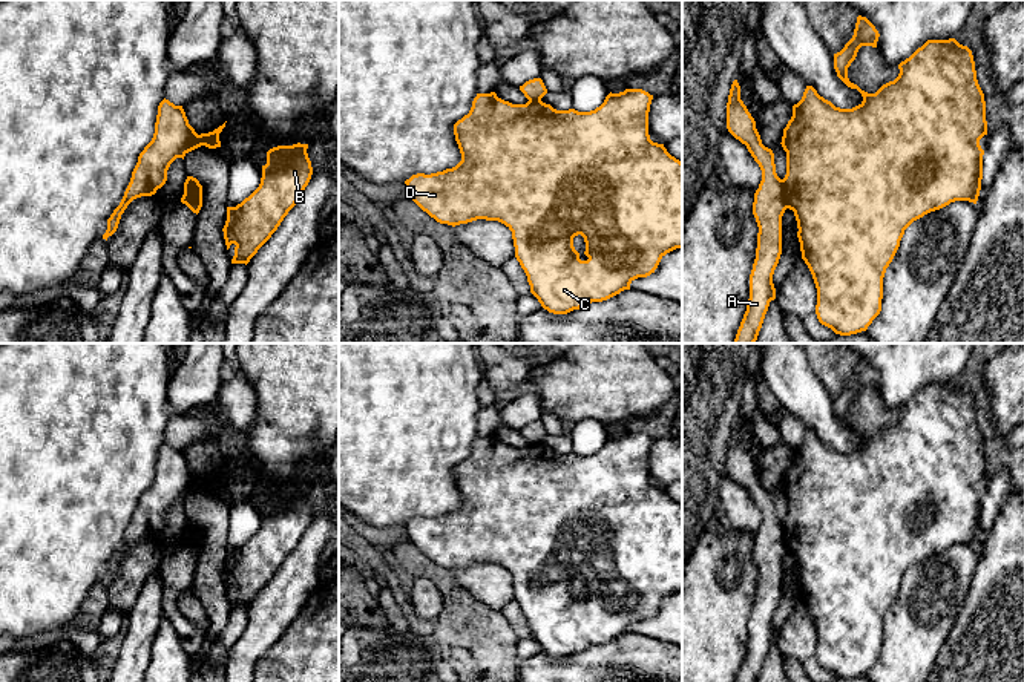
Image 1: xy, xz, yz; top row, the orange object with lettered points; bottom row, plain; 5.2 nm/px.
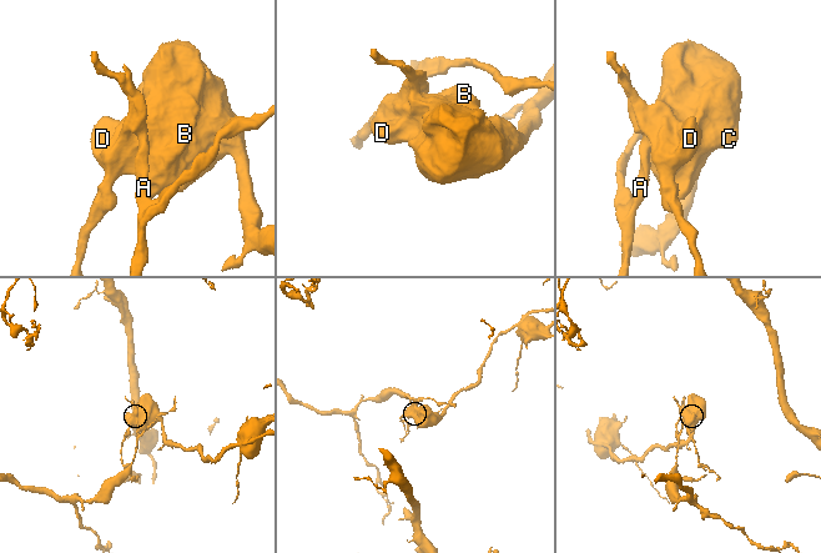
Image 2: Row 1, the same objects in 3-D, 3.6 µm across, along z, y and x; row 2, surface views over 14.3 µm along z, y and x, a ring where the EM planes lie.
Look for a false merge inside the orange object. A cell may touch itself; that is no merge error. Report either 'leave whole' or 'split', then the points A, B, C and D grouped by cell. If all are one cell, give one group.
split; A / B C D

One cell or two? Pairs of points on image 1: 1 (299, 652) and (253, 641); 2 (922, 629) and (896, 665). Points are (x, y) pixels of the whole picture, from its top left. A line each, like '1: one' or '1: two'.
1: two
2: one

